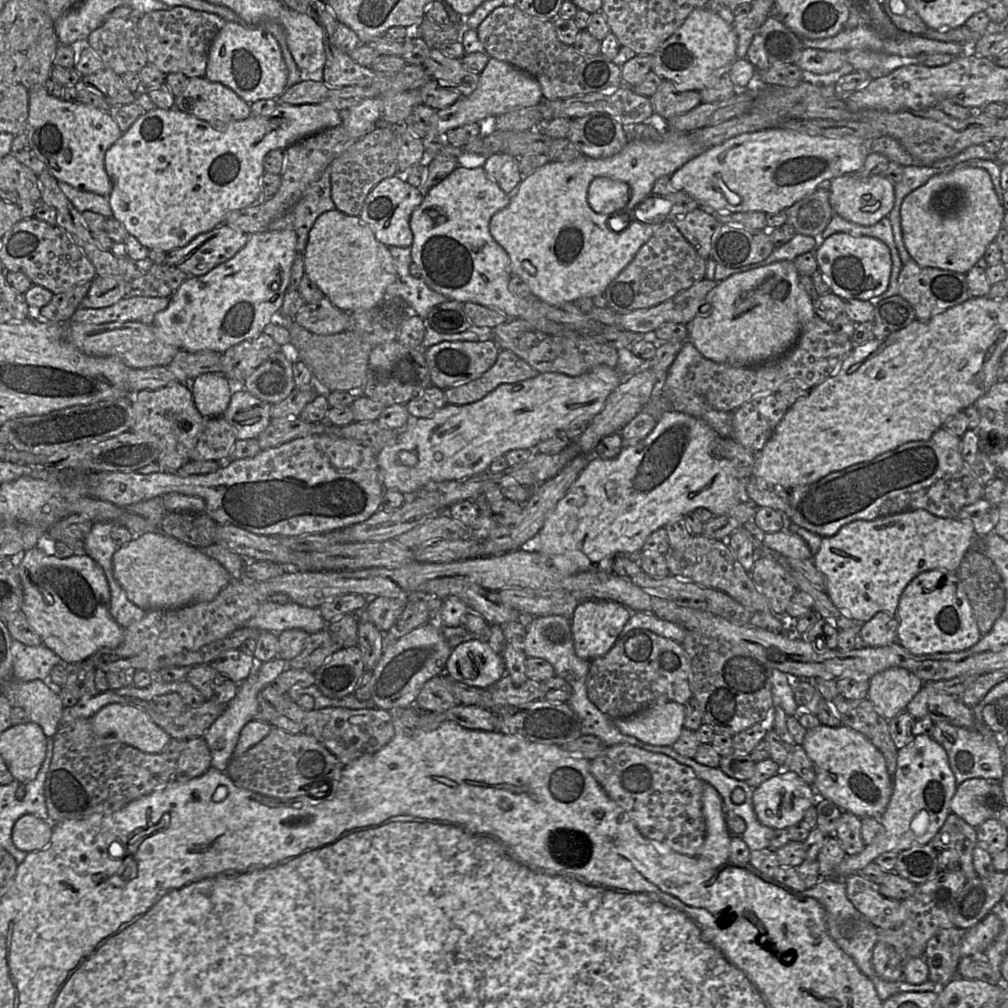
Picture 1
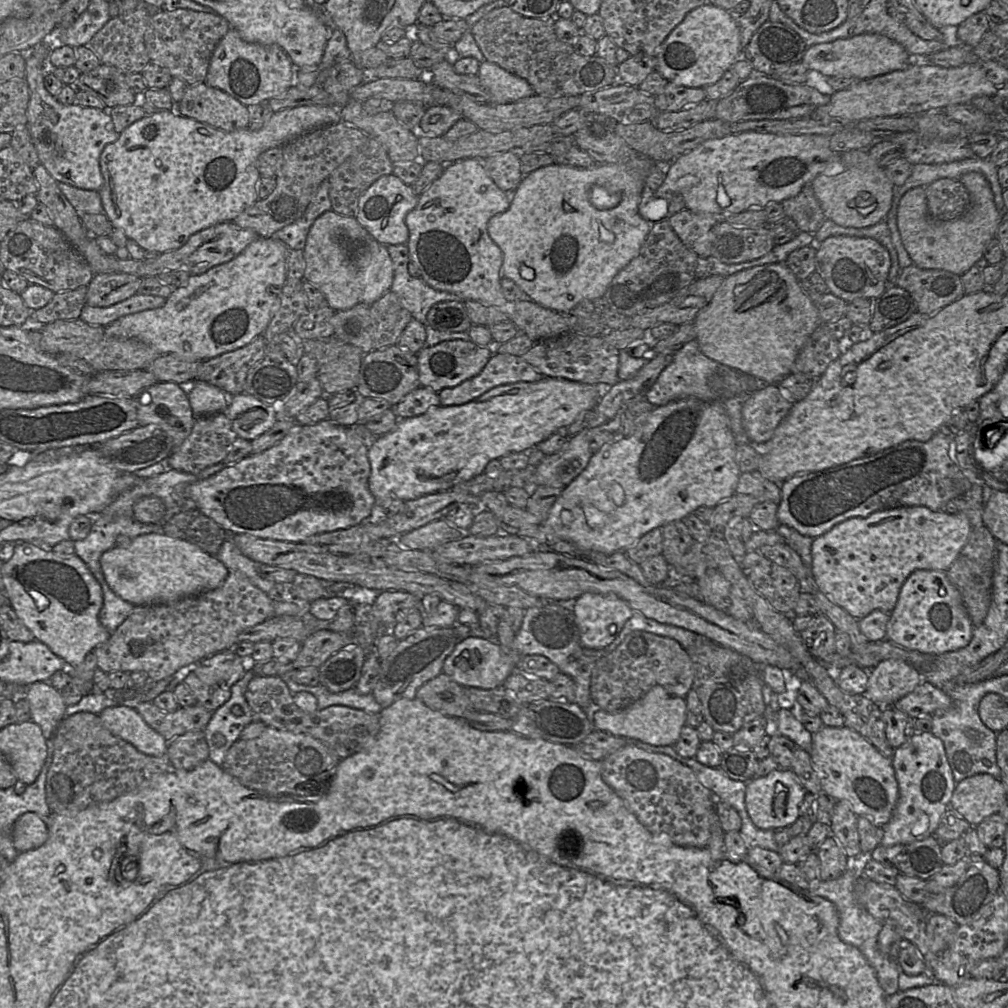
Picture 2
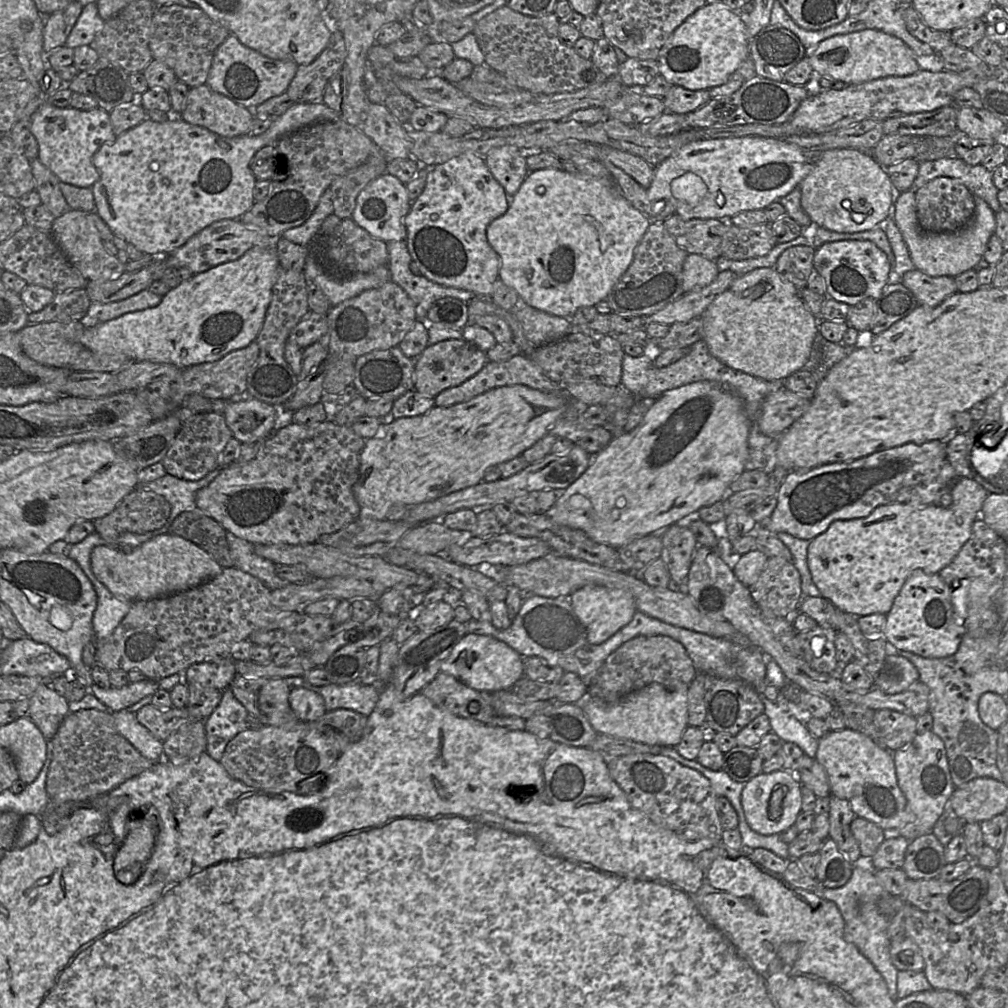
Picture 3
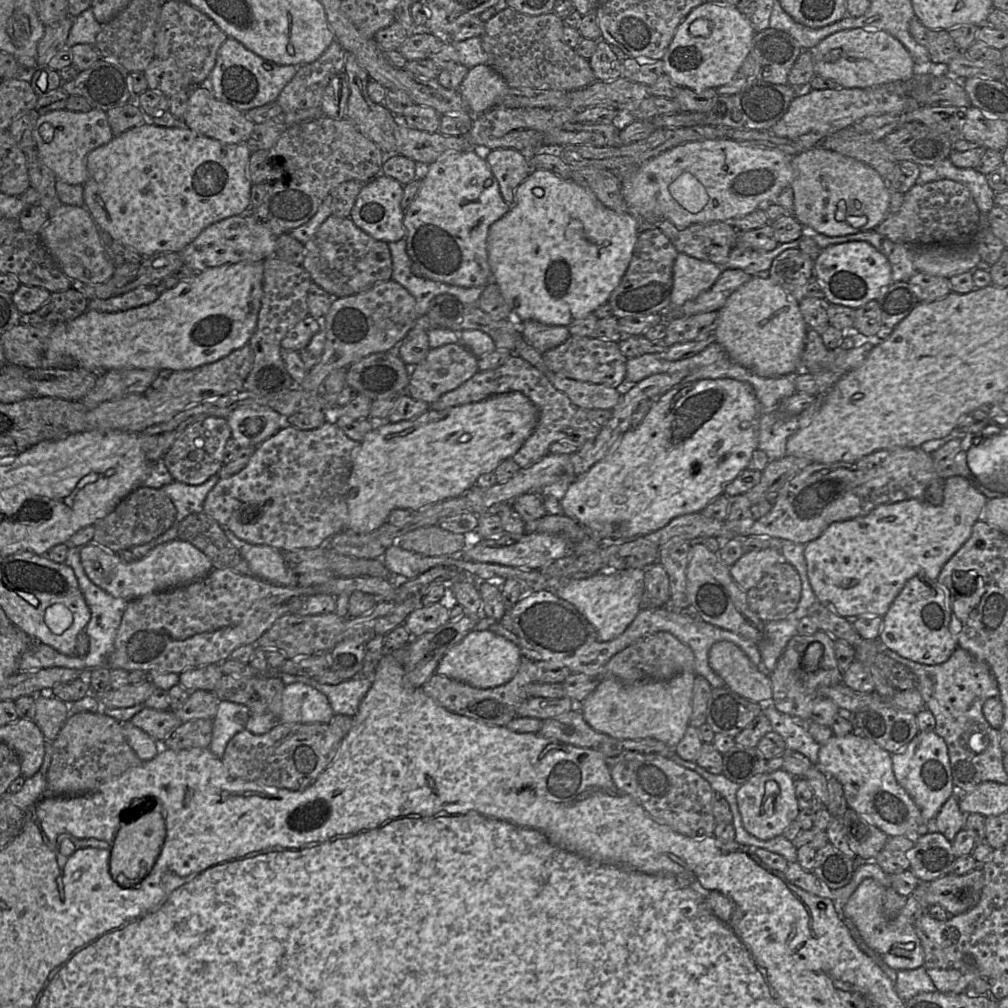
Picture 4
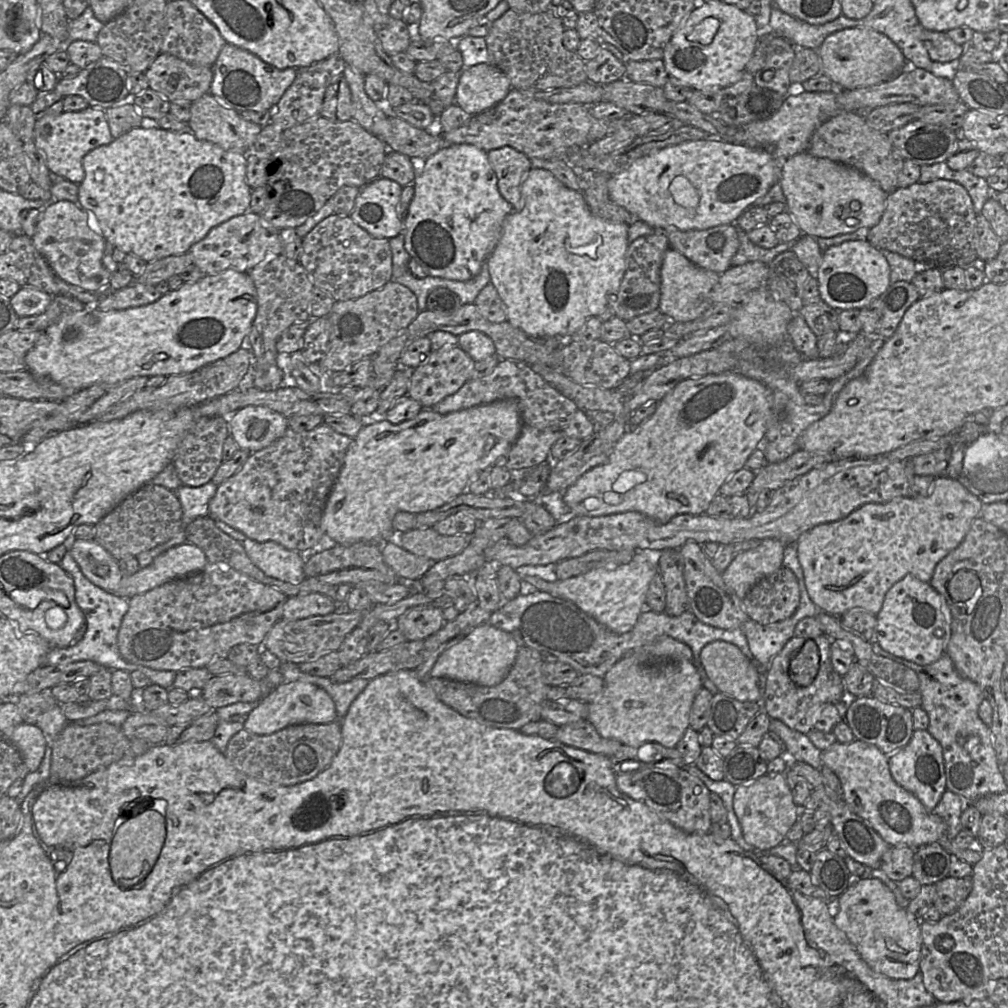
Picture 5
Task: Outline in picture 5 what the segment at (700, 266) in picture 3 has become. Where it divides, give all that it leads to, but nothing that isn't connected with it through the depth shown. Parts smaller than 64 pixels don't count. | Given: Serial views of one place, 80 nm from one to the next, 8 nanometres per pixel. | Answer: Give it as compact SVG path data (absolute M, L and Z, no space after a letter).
M668 248L664 254L660 275L661 297L658 309L670 321L693 321L702 316L713 305L710 293L719 281L720 274L717 272L699 267L678 250Z

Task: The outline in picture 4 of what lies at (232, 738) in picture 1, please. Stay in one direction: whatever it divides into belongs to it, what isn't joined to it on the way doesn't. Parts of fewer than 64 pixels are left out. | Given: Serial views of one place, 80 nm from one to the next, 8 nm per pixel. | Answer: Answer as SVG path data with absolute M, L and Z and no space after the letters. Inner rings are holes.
M230 701L219 702L213 718L212 740L208 747L216 757L220 759L223 757L228 742L234 735L245 729L250 714L249 708L243 704ZM237 713L243 715L241 723L234 721L234 715Z

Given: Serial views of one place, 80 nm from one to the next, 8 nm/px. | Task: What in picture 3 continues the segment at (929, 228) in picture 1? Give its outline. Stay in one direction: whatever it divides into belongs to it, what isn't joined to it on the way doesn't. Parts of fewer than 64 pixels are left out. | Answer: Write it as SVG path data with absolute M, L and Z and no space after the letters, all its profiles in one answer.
M901 192L895 201L894 221L901 232L915 268L932 277L952 278L971 269L977 270L990 237L995 232L995 212L980 197L974 196L975 210L970 221L956 232L927 232L918 222L915 192Z

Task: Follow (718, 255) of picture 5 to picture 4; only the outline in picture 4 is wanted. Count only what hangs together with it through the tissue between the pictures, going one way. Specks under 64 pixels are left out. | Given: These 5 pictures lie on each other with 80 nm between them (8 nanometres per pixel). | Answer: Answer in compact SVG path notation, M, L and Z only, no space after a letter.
M664 220L658 227L669 238L678 253L683 252L718 266L726 263L736 245L738 232L732 221L694 223L684 229L678 229L671 221Z

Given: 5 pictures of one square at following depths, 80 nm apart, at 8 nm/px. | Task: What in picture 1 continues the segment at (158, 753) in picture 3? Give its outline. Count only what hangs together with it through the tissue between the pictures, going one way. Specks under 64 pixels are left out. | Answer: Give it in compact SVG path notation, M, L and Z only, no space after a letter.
M108 704L89 722L96 735L115 737L145 753L161 752L171 739L144 711L130 705Z

